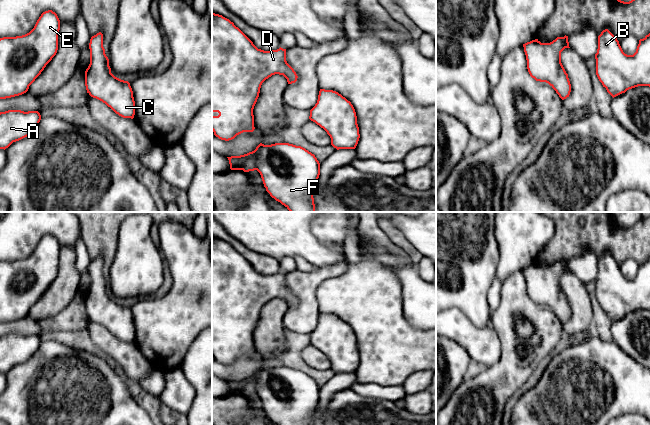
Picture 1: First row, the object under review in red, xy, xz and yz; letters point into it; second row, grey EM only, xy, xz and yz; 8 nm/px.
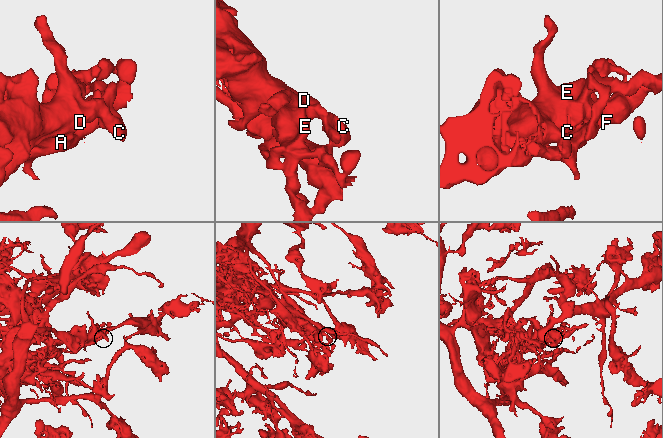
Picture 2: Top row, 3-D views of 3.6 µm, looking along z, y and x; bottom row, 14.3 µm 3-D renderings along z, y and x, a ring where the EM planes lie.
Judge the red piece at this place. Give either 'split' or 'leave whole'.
split

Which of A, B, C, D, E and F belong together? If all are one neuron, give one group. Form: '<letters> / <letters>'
A B F / C D E

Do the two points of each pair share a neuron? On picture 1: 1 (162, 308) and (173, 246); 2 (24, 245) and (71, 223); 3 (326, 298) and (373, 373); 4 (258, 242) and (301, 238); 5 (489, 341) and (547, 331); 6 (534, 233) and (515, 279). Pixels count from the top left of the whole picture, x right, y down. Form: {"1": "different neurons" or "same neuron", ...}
{"1": "same neuron", "2": "same neuron", "3": "same neuron", "4": "same neuron", "5": "different neurons", "6": "different neurons"}

